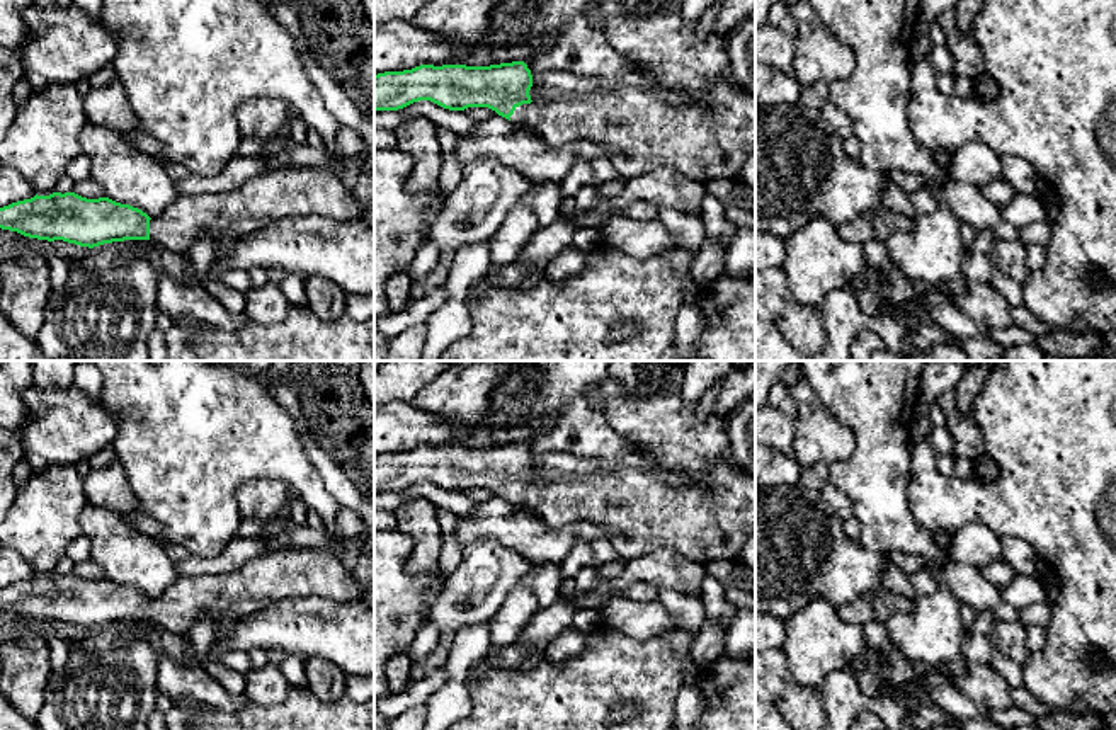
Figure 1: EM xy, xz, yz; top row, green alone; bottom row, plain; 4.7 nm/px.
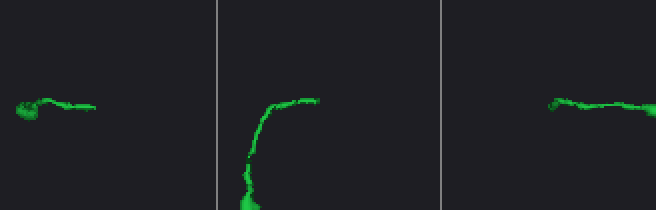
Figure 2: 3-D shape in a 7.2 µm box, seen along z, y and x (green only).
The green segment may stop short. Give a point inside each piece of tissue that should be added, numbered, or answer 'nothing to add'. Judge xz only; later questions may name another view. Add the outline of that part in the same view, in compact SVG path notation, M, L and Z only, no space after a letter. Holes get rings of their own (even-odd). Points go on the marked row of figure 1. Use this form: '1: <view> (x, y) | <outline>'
1: xz (643, 125) | M551 71L532 83L529 95L532 102L515 107L510 116L515 126L534 129L551 146L577 141L604 145L606 157L623 179L638 177L665 165L699 182L738 177L747 155L755 150L755 95L735 83L713 83L701 102L691 102L682 92L667 88L640 71L618 77L580 77L568 71Z

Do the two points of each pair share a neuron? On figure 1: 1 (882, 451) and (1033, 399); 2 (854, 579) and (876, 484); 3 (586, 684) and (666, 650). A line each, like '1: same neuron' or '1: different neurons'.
1: different neurons
2: different neurons
3: same neuron

